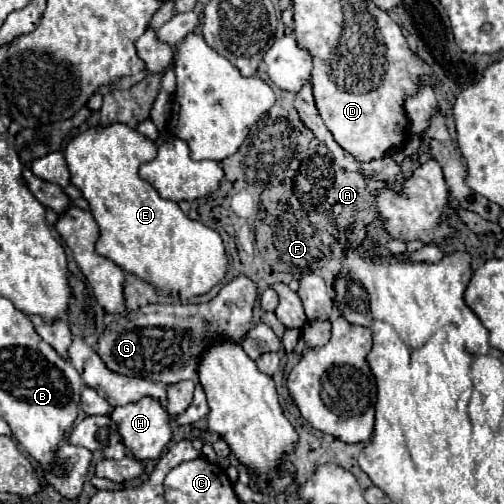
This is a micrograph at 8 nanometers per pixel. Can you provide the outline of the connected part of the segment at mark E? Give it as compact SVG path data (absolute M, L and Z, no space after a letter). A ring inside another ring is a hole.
M108 123L90 127L78 133L64 149L64 159L70 169L70 181L74 187L80 189L82 197L90 205L90 213L94 215L100 237L96 241L96 251L108 259L112 259L120 269L130 271L150 283L160 293L176 293L182 299L208 293L214 285L224 279L226 273L226 257L224 257L224 243L216 231L202 225L200 221L192 221L186 217L178 203L168 201L158 195L158 191L138 175L138 167L146 161L156 157L156 143L146 139L134 127L124 123Z

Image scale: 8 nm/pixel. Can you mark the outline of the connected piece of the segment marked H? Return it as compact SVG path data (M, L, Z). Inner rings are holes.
M144 397L138 403L128 403L124 407L116 407L112 411L110 419L118 425L118 431L120 431L120 437L124 441L124 445L130 449L130 453L138 461L158 459L162 449L166 447L166 443L172 437L172 433L170 433L170 415L166 413L166 409L158 401L154 401L150 397Z

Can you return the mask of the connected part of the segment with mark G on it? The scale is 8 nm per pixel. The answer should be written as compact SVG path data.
M236 277L230 283L226 283L220 293L206 305L144 305L136 311L128 311L120 317L116 317L108 327L106 333L98 339L96 353L100 359L104 359L106 367L110 371L116 371L120 375L128 377L142 377L150 381L160 381L160 383L178 383L182 379L194 379L196 377L196 367L198 367L198 355L202 349L218 337L228 337L232 341L240 341L244 333L252 327L252 305L256 301L256 287L248 277Z

